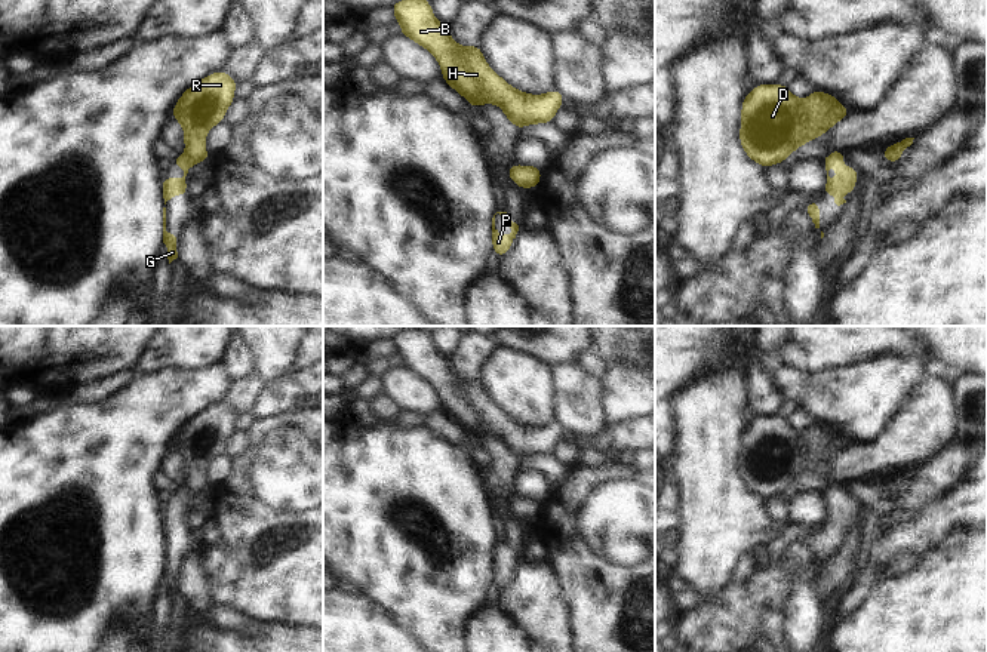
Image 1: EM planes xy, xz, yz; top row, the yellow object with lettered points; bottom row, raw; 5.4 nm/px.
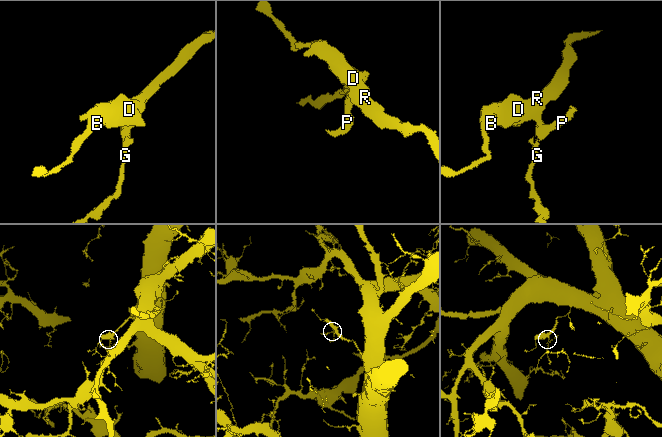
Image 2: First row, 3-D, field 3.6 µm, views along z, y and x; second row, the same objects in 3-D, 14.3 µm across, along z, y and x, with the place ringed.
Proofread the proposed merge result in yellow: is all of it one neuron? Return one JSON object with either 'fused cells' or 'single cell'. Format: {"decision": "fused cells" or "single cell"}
{"decision": "single cell"}

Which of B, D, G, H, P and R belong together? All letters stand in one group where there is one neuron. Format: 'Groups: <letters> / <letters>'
Groups: B D G H P R.

